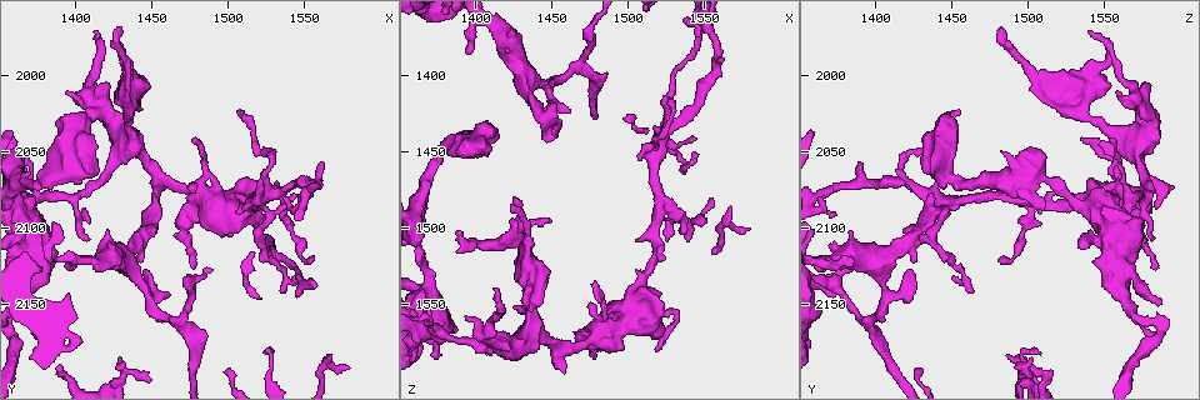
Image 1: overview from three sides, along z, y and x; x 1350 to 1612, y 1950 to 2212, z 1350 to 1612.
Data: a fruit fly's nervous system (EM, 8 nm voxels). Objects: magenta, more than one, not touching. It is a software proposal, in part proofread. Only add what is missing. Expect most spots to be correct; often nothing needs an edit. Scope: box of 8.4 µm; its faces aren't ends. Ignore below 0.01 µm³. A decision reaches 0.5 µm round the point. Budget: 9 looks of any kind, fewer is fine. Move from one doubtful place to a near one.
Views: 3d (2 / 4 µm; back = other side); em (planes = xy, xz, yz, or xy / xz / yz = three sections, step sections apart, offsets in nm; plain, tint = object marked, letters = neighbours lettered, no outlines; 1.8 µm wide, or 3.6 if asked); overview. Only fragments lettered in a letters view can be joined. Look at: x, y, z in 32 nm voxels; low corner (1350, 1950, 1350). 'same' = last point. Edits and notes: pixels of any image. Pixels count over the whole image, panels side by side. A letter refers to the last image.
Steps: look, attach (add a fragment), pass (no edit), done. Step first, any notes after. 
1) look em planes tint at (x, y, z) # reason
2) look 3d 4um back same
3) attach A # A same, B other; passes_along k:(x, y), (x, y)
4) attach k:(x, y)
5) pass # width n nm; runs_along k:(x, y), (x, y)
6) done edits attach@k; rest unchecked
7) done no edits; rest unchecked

look em planes tint at (1520, 2078, 1488)

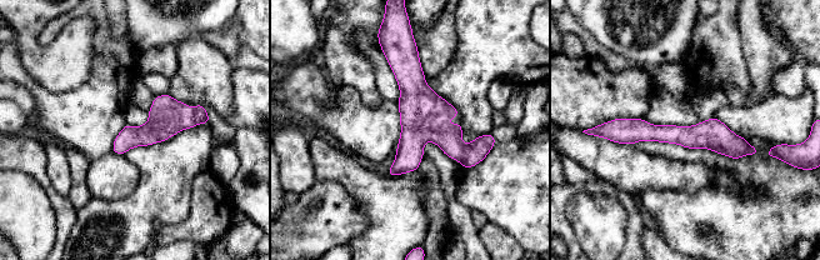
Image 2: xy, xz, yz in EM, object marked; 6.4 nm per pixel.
look em planes letters same

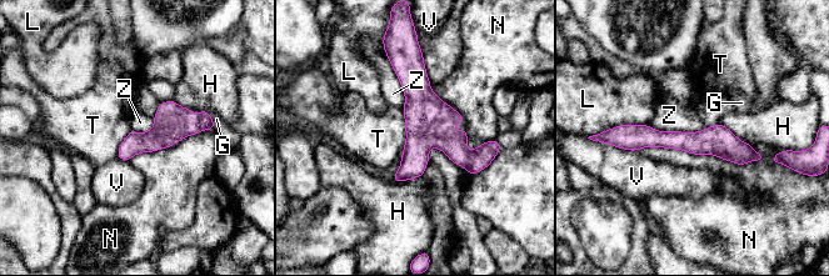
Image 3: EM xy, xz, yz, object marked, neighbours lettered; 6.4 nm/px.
pass # G other, H other, L other, N other, T other, V other, Z other; runs_along 3:(620, 130), (723, 142), (759, 157); no lettered fragment goes on from it

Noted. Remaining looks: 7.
look em planes plain at (1448, 2076, 1436) # free end

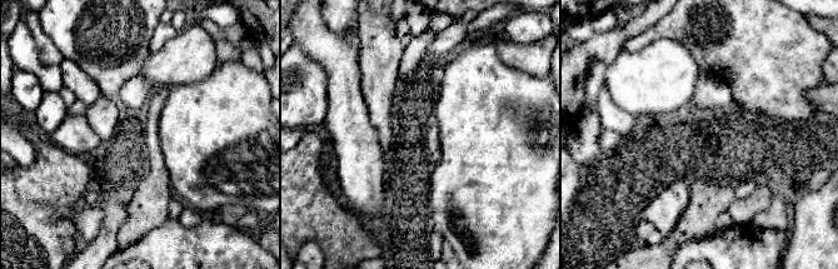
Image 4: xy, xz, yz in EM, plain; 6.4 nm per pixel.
look em planes tint same

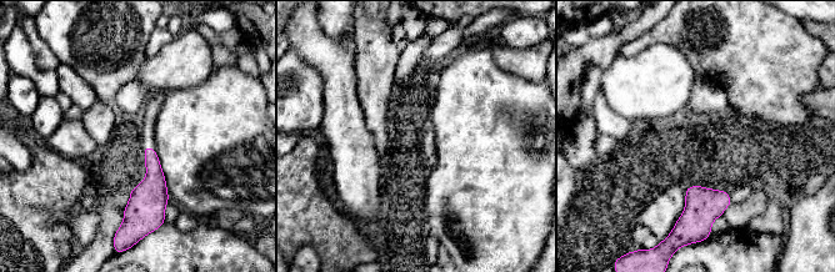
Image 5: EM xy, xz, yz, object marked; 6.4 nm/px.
look em planes letters same # see the neighbours

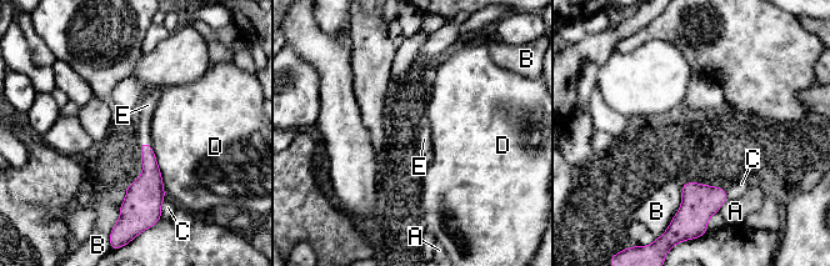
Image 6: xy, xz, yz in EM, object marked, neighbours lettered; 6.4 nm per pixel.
attach 6:(148, 105) # A other, B other, C other, D other, E same; passes_along 6:(150, 181), (146, 144), (148, 105); it goes on there

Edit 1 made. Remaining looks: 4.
look 3d 4um at (1396, 2124, 1386) # tapers out

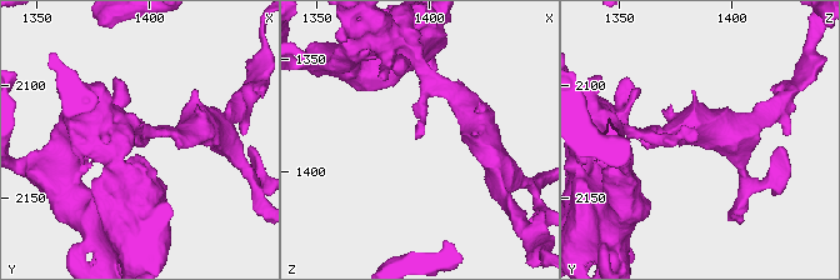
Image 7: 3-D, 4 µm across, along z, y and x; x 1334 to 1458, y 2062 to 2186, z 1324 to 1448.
look em planes tint at (1395, 2124, 1383) # need the tissue

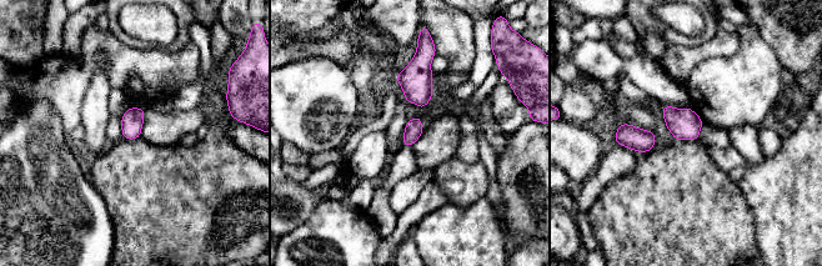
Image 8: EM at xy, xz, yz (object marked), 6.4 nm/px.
look em planes letters same

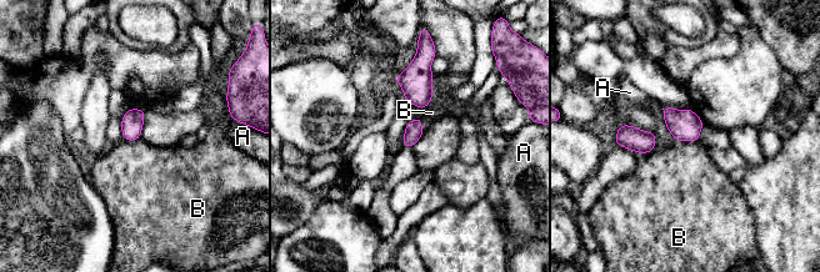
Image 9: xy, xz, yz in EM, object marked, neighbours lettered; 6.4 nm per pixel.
pass # longest_contact A 180 nm; A other, B other; border 9:(674, 139), (699, 141); no lettered fragment goes on from it

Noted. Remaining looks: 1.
look em planes letters at (1388, 2188, 1502) # free end

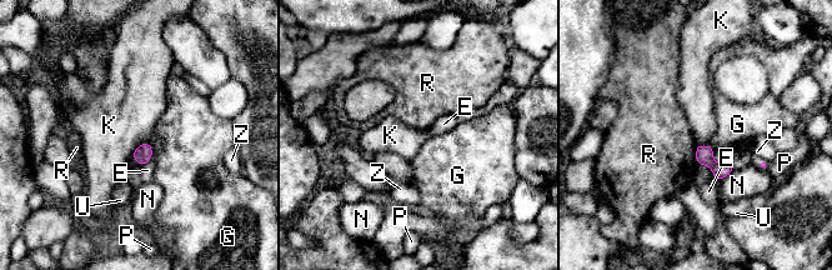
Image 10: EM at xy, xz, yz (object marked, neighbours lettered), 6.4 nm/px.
pass # E other, G other, K other, N other, P other, R other, U other, Z other; none of them fits

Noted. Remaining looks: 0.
done edits attach@6; rest unchecked

